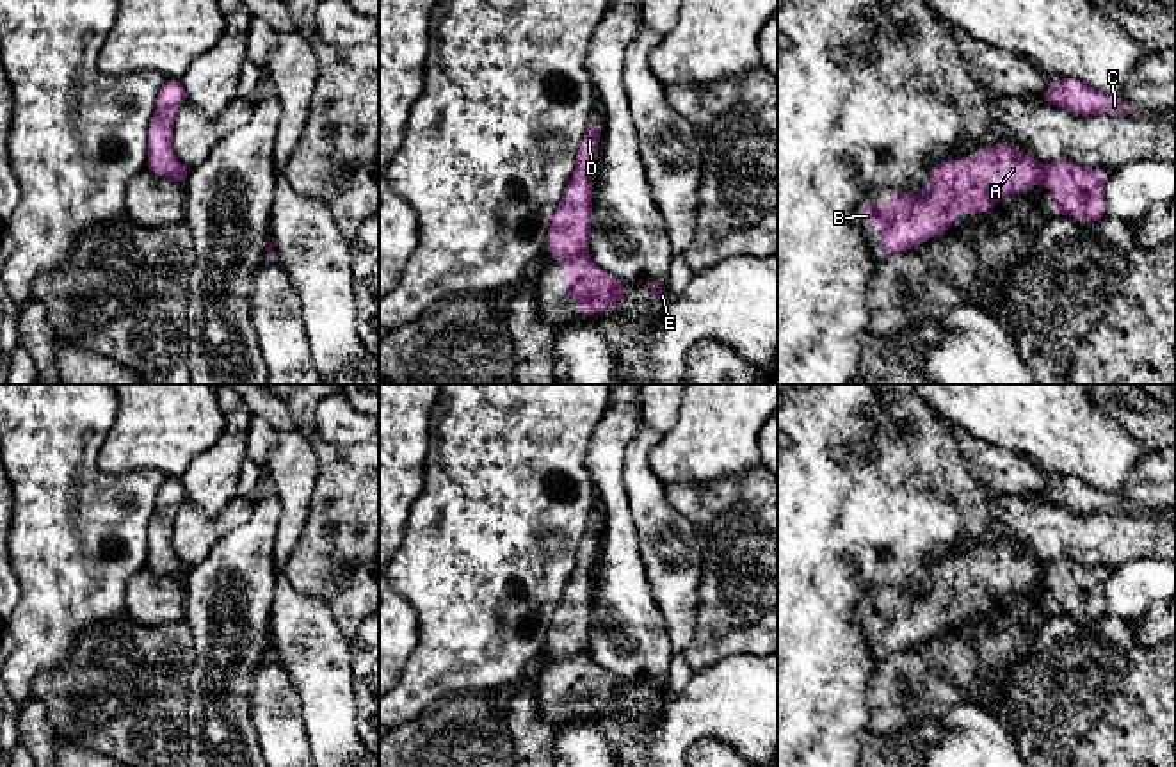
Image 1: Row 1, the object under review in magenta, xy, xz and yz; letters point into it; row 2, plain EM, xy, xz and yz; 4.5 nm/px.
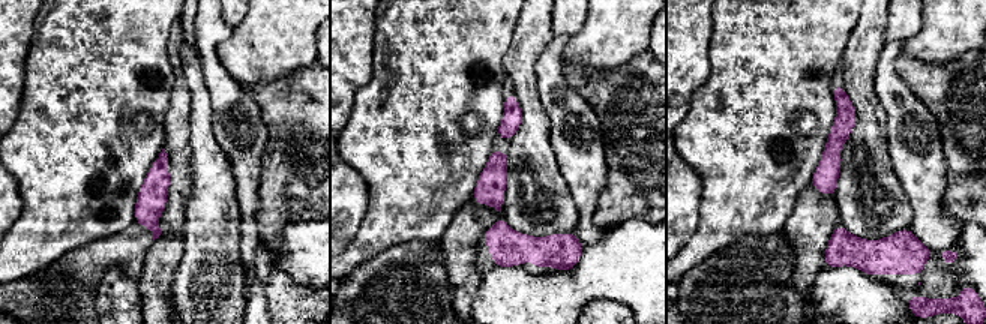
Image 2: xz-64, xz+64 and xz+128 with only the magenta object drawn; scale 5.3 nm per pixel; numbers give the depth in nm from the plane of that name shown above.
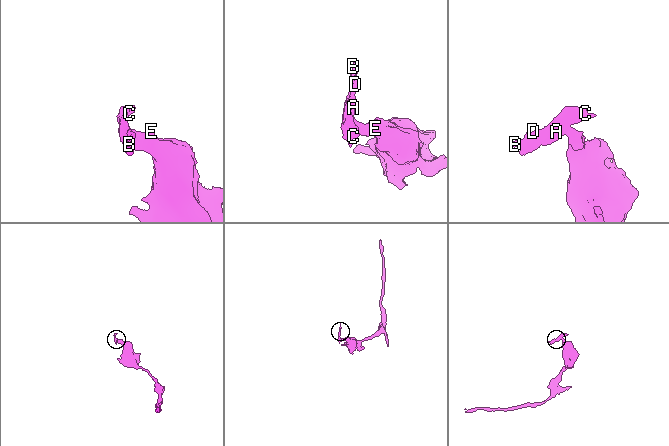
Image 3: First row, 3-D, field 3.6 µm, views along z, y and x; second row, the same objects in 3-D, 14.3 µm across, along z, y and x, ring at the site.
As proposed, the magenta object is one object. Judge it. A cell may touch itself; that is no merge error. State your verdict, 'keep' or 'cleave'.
cleave

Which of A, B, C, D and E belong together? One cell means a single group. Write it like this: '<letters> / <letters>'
A B C D / E

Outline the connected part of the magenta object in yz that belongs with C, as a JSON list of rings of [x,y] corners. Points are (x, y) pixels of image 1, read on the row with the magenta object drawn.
[[[1060,78],[1053,82],[1041,101],[1066,107],[1078,116],[1091,116],[1096,112],[1132,114],[1133,109],[1124,109],[1121,94],[1101,93],[1078,78]]]

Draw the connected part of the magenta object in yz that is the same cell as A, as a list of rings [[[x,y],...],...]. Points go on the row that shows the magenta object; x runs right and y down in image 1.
[[[995,144],[970,158],[936,164],[925,192],[900,190],[882,205],[865,203],[856,219],[882,228],[879,249],[888,258],[950,230],[957,210],[975,217],[1002,198],[1043,183],[1046,167],[1011,144]]]

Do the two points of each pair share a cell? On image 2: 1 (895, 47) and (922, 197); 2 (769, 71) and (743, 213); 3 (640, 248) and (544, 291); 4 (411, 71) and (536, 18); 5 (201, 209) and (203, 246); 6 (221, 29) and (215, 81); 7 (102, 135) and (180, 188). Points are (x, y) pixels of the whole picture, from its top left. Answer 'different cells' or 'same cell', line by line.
1: same cell
2: same cell
3: same cell
4: different cells
5: same cell
6: same cell
7: different cells

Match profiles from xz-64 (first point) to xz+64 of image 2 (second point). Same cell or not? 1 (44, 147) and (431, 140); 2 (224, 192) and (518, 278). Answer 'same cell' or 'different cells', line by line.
1: same cell
2: different cells

